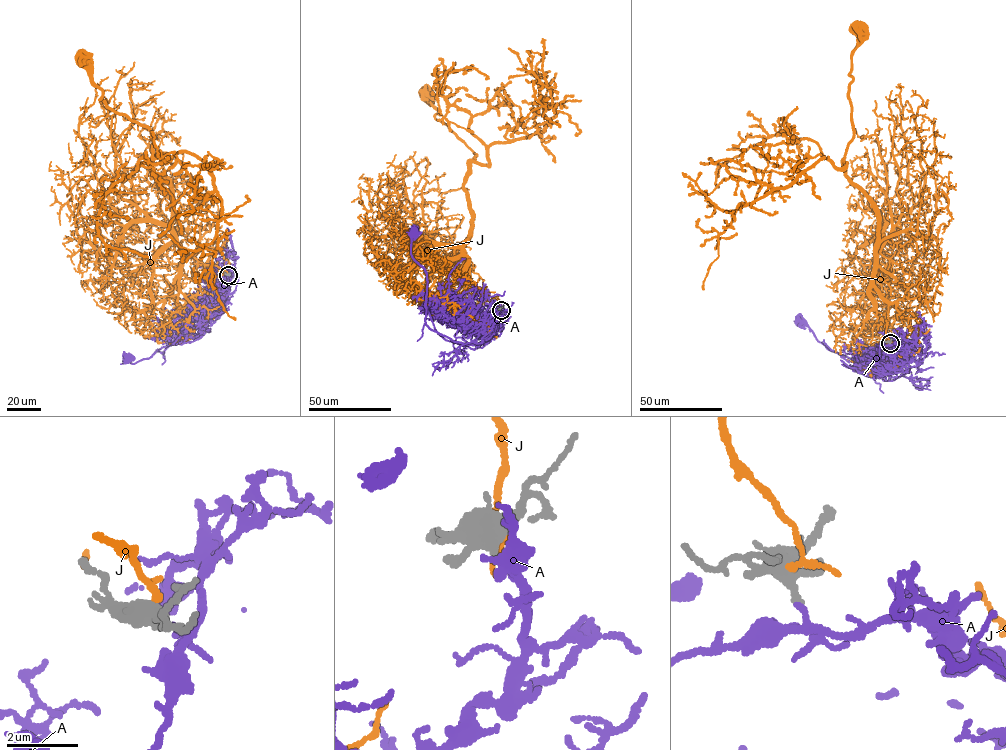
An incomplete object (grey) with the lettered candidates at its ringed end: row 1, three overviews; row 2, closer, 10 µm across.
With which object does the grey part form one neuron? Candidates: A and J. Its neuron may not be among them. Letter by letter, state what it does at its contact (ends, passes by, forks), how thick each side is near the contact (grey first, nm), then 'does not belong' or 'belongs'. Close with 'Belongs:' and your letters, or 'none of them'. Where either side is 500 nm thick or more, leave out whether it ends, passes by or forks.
A: it passes by | 320/160 nm | belongs
J: it passes by | 440/130 nm | does not belong
Belongs: A

